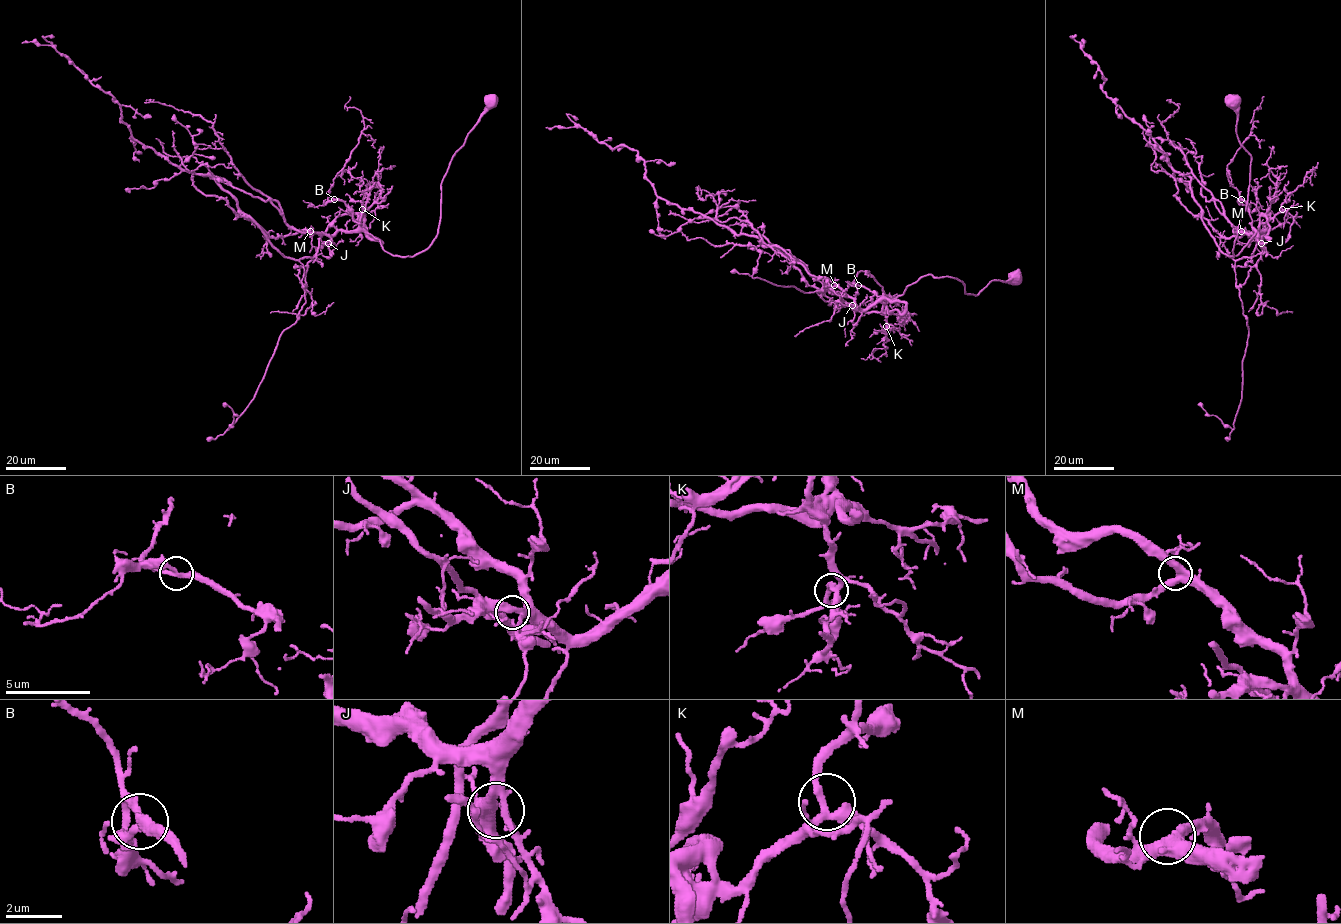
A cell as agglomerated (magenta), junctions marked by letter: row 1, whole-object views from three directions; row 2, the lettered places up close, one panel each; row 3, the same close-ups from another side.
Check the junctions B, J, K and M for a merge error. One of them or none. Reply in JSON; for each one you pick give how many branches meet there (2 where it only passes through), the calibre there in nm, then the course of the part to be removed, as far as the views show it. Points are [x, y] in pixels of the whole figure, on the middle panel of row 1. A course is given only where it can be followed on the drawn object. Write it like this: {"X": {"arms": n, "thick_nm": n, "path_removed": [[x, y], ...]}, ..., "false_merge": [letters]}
{"false_merge": []}

